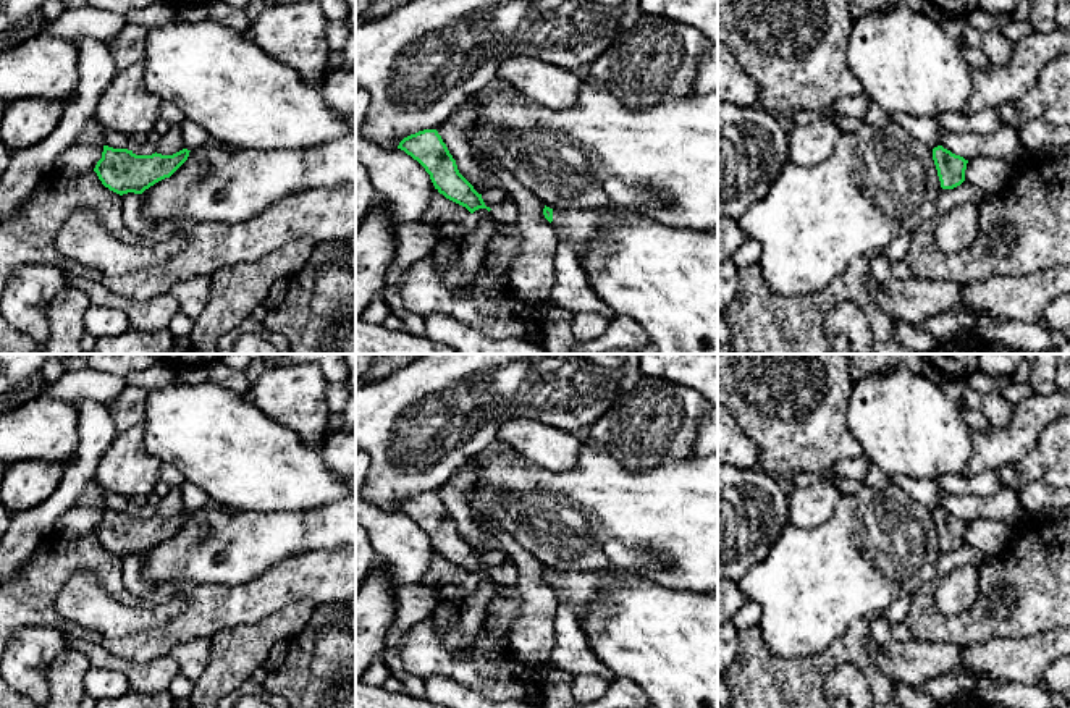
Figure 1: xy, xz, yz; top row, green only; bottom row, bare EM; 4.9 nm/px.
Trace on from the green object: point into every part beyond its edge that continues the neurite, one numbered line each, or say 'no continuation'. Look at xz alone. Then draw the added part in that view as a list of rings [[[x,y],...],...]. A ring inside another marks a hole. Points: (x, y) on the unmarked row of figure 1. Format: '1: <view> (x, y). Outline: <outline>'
1: xz (579, 590). Outline: [[[553,572],[553,590],[558,603],[569,603],[582,627],[590,605],[605,592],[617,585],[611,577],[600,572],[564,574]]]

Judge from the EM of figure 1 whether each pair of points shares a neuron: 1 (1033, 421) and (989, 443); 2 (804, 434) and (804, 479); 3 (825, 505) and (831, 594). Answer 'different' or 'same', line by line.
1: same
2: different
3: different

